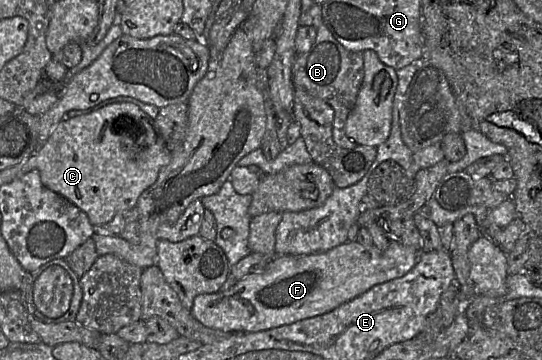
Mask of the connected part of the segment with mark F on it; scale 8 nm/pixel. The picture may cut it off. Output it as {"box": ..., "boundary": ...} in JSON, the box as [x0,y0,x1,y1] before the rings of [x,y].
{"box":[192,241,422,333],"boundary":[[[348,241],[321,254],[277,255],[261,273],[247,275],[233,287],[195,297],[192,316],[208,328],[227,333],[260,332],[325,314],[368,291],[372,287],[400,278],[419,261],[422,249],[391,241],[384,251]]]}

